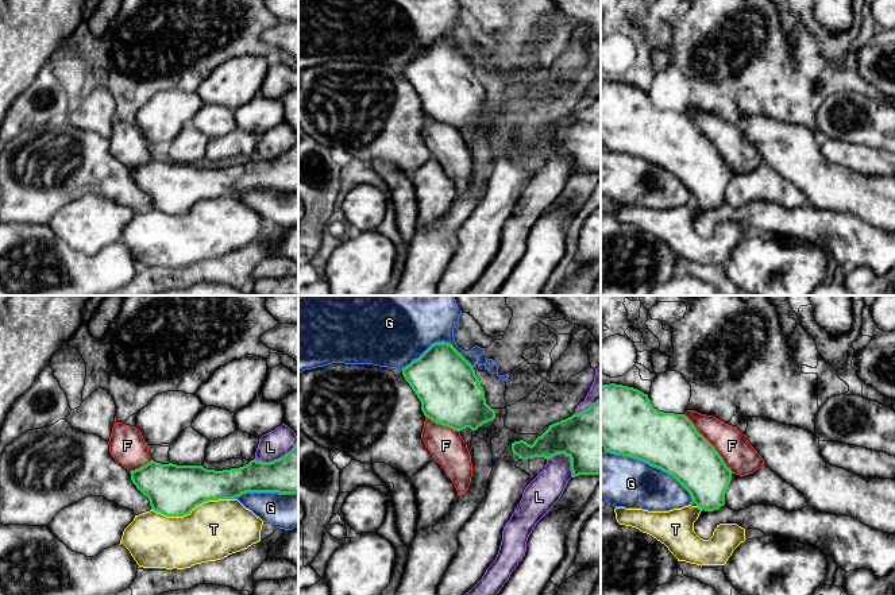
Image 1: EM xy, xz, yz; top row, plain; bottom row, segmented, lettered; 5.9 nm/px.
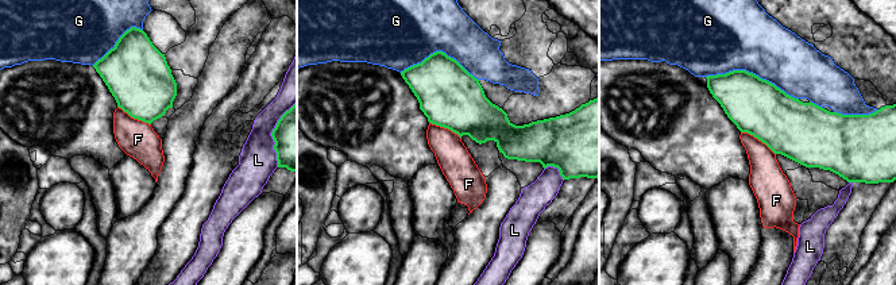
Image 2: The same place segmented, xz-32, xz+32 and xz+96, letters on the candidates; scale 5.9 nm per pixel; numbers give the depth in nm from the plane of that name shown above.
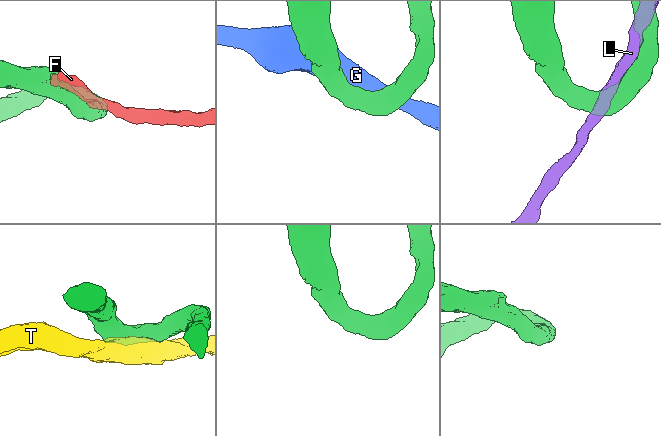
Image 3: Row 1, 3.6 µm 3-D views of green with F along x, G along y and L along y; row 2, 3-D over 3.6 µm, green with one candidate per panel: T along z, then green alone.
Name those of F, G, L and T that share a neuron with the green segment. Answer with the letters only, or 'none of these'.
F

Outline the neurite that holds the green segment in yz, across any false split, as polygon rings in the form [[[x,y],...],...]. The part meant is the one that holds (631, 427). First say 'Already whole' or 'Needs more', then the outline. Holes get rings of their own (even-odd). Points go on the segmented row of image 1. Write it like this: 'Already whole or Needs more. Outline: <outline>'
Needs more. Outline: [[[616,383],[601,386],[601,445],[610,453],[641,460],[672,475],[705,511],[714,511],[725,505],[733,474],[745,476],[764,464],[737,426],[695,410],[684,414],[659,412],[648,394]]]

